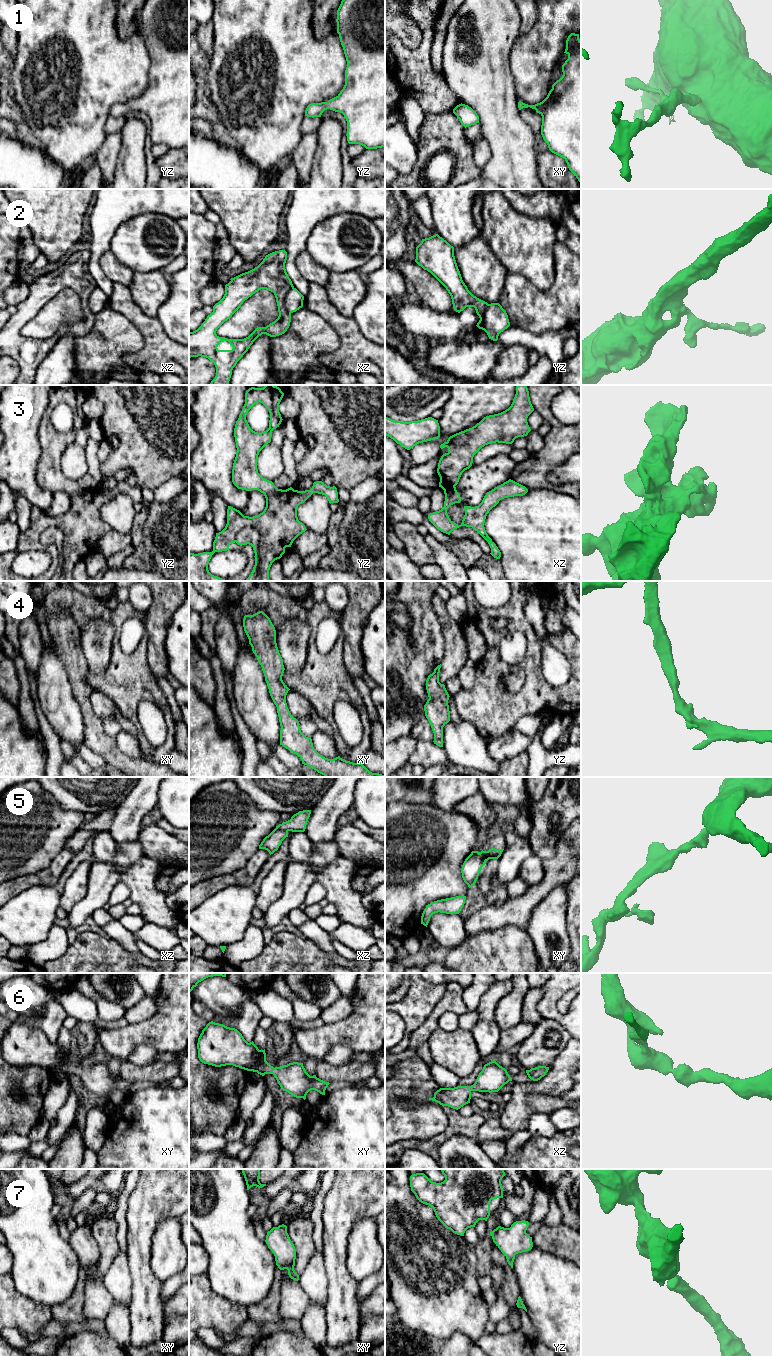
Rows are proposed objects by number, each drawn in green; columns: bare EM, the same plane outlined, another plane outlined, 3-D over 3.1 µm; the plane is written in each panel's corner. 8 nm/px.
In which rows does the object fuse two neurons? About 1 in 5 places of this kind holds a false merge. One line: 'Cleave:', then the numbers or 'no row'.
Cleave: 2

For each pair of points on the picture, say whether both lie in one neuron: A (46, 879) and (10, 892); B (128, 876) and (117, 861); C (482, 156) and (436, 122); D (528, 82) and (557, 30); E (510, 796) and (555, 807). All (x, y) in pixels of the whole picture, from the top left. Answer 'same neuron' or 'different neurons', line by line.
A: same neuron
B: different neurons
C: different neurons
D: same neuron
E: different neurons

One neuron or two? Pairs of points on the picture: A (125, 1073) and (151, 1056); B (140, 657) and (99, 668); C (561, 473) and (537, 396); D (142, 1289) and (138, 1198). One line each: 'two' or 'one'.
A: two
B: two
C: two
D: one

